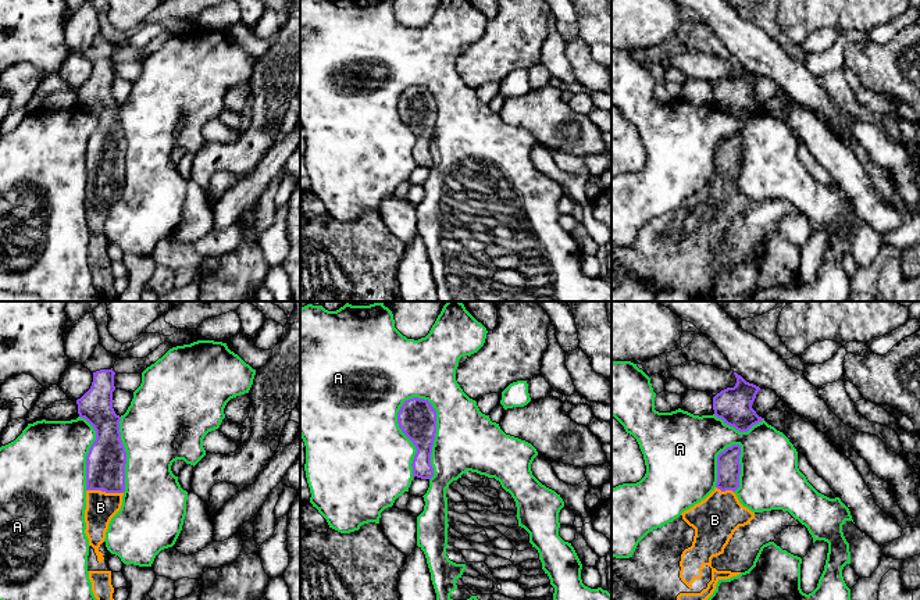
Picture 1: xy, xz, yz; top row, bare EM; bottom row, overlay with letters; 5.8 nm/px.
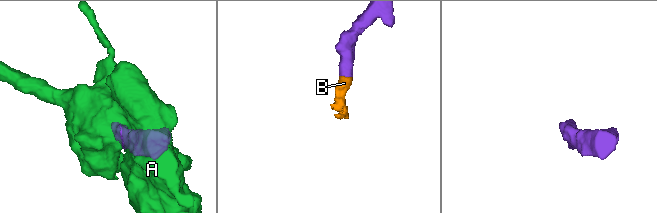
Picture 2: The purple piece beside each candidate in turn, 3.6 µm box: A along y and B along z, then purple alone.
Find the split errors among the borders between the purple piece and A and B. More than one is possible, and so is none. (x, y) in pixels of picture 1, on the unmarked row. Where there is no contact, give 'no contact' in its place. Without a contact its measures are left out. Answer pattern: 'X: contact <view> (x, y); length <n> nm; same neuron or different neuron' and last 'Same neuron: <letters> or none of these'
A: contact xz (435, 121); length 500 nm; different neuron
B: contact xy (104, 179); length 220 nm; same neuron
Same neuron: B

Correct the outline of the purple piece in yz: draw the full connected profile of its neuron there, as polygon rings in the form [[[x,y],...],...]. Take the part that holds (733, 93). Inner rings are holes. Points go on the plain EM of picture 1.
[[[734,61],[737,72],[727,76],[713,86],[713,99],[717,107],[724,112],[734,115],[739,121],[748,121],[753,114],[764,107],[759,106],[752,97],[759,75],[746,71],[741,64]]]

